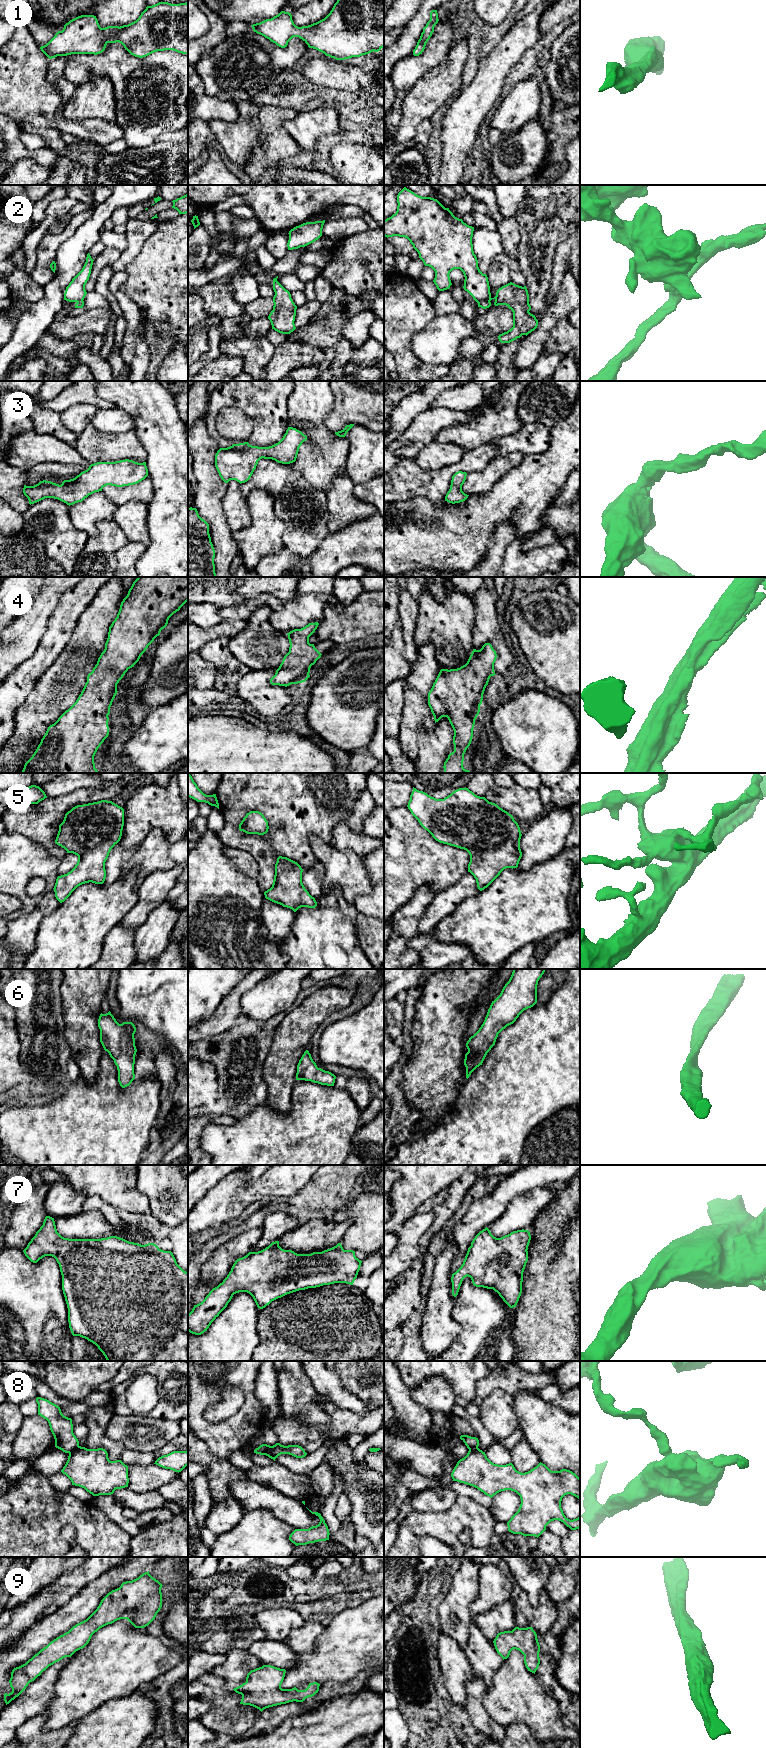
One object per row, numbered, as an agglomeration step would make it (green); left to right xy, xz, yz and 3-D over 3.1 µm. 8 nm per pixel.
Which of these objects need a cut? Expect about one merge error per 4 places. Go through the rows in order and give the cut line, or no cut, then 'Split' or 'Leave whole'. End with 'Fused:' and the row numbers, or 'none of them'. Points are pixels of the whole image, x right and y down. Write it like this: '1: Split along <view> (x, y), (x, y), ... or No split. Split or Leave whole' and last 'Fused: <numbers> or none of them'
1: No split. Leave whole
2: Split along yz (490, 297), (478, 303). Split
3: No split. Leave whole
4: No split. Leave whole
5: No split. Leave whole
6: No split. Leave whole
7: No split. Leave whole
8: Split along xy (79, 1446), (69, 1453). Split
9: No split. Leave whole
Fused: 2, 8

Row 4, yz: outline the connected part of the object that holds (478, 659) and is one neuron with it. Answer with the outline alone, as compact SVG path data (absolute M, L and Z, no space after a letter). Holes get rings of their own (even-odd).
M485 643L480 650L473 649L465 665L457 669L441 669L428 693L428 705L435 723L442 717L447 717L454 730L454 751L444 762L444 773L470 773L463 767L464 754L472 741L475 720L480 712L485 688L490 677L496 675L496 658L496 651L490 643Z

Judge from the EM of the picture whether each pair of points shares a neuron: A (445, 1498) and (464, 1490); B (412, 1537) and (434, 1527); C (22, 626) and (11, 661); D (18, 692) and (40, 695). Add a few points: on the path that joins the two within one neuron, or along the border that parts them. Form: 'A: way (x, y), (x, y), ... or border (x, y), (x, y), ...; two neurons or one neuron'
A: border (444, 1488), (450, 1489), (457, 1496); two neurons
B: way (415, 1531), (419, 1527), (428, 1527); one neuron
C: way (22, 635), (11, 652); one neuron
D: border (43, 674), (16, 713); two neurons

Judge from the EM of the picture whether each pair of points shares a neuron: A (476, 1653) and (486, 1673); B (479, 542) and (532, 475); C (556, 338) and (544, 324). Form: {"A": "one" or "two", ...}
{"A": "one", "B": "one", "C": "two"}

